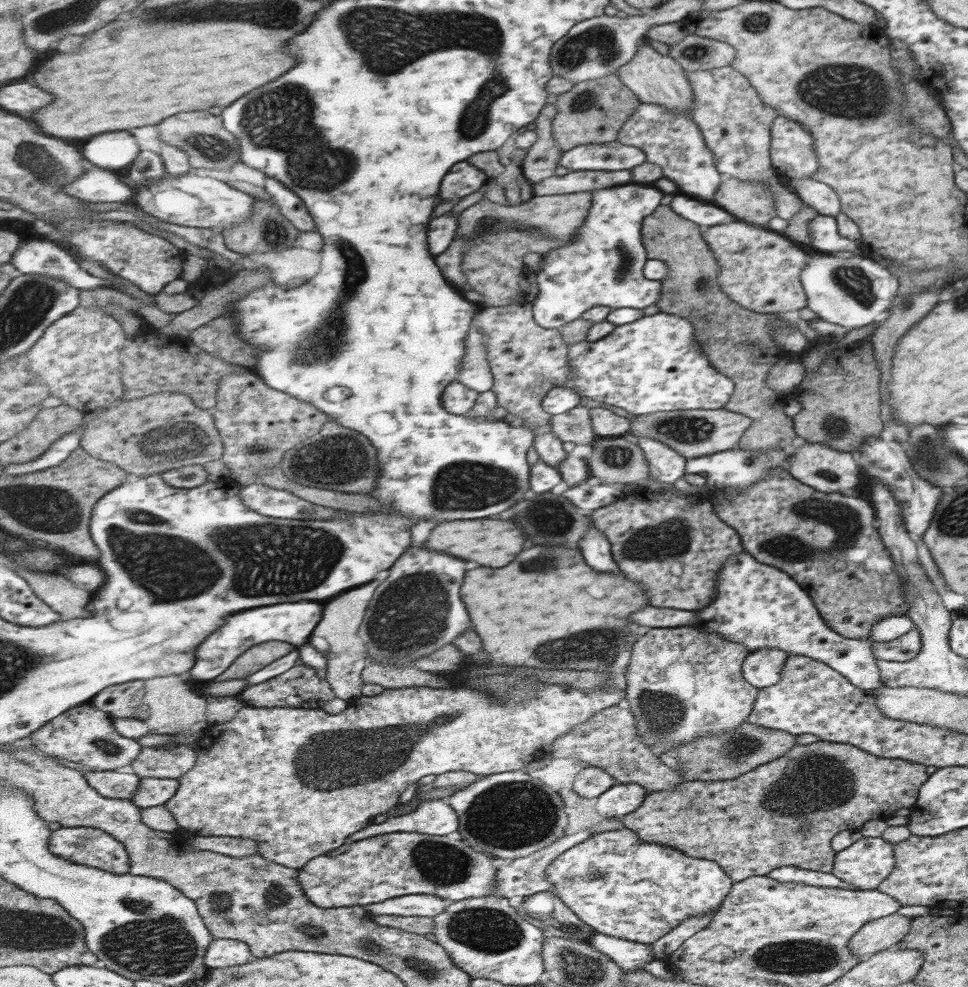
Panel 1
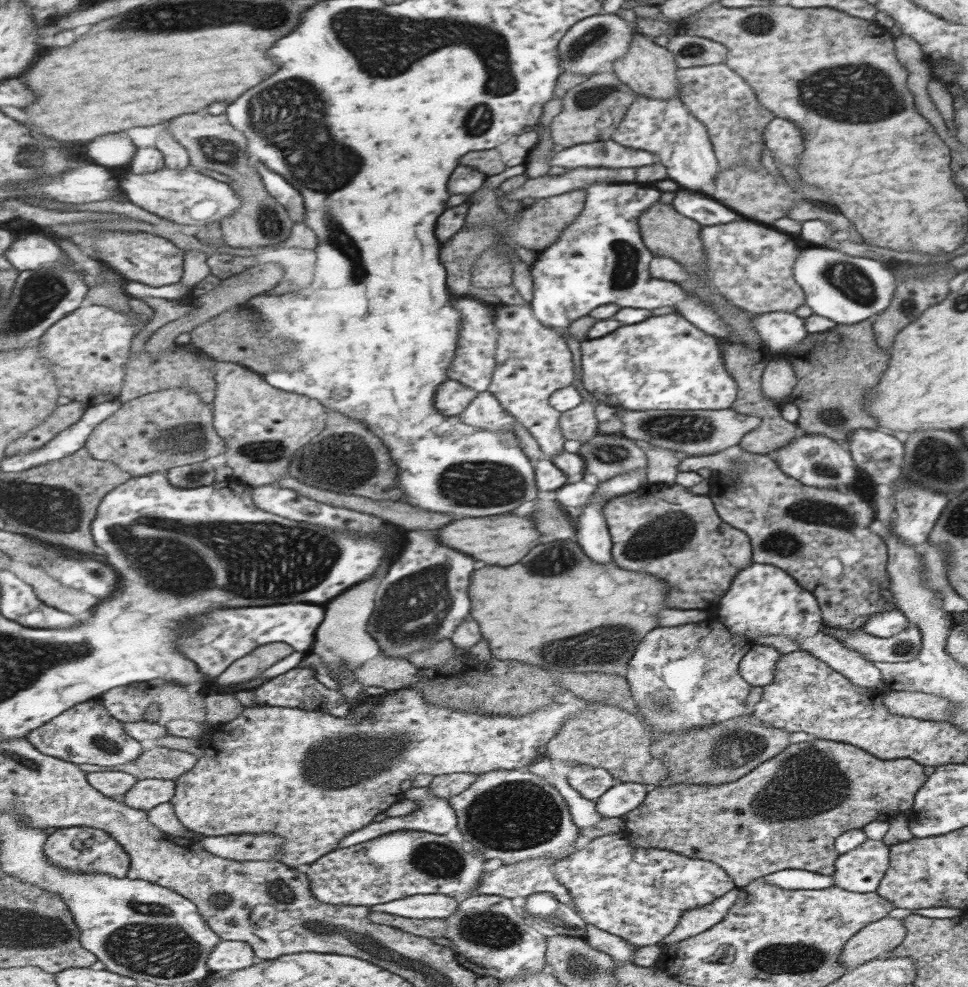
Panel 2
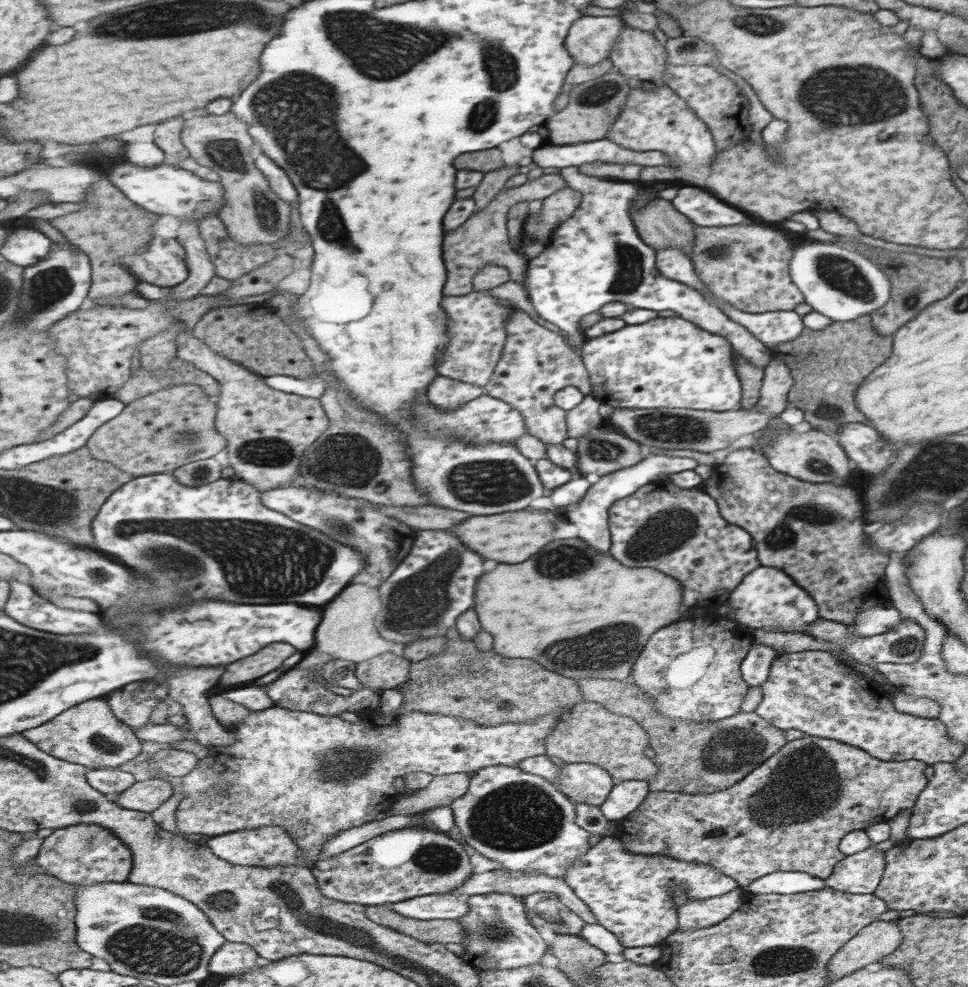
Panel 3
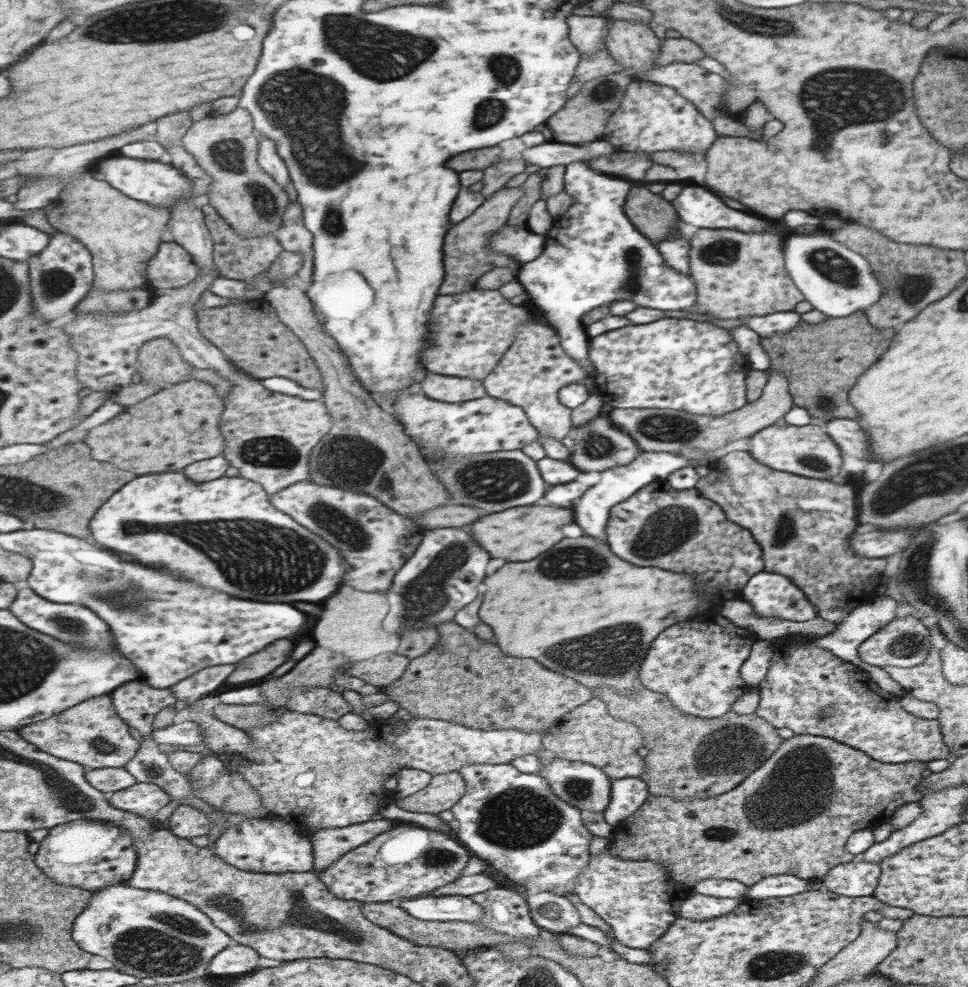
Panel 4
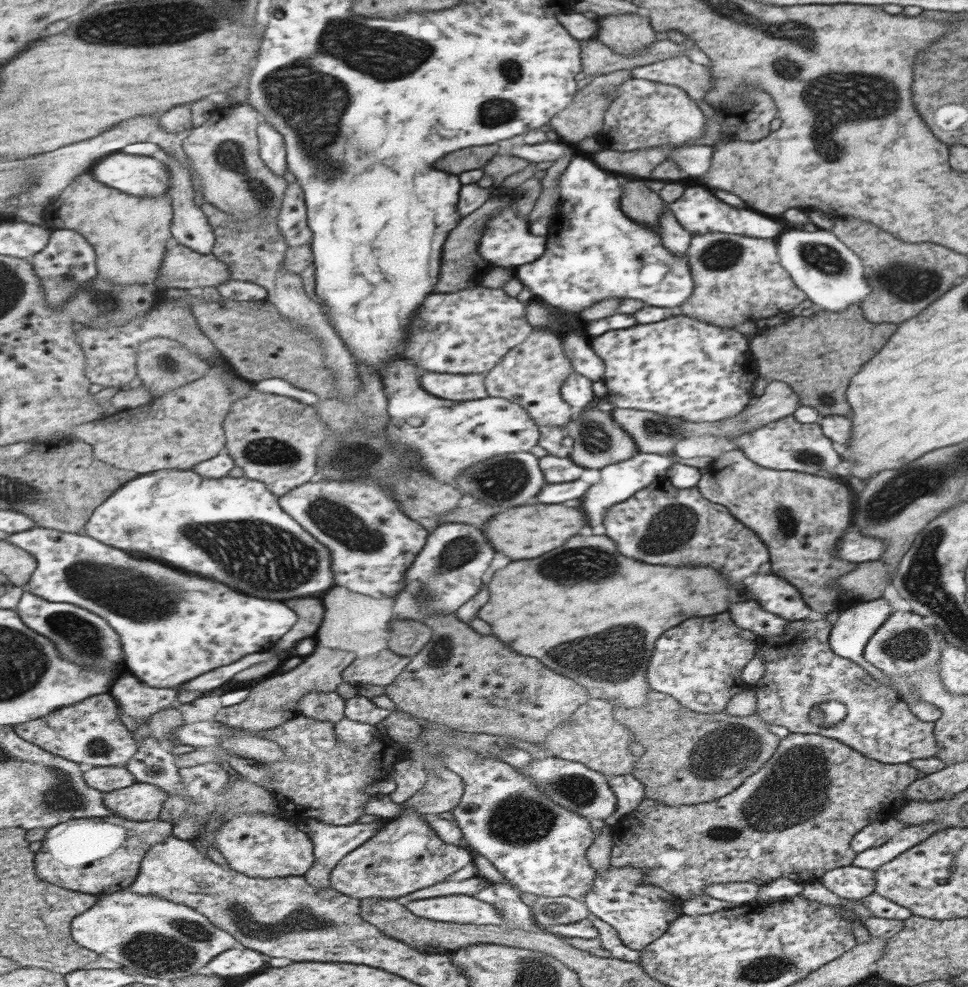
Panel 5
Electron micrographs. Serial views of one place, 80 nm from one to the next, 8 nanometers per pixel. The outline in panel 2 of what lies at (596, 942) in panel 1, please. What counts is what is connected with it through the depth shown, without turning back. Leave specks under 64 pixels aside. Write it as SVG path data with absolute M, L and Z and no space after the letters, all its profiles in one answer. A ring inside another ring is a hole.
M586 924L583 938L595 950L611 955L611 958L619 960L622 964L632 963L632 954L638 949L637 946L627 944L625 939L609 934L592 924Z

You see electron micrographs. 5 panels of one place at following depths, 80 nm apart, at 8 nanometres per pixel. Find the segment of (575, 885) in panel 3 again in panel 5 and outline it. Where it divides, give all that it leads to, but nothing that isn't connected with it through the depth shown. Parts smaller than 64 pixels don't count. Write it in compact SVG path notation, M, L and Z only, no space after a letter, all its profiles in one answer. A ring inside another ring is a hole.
M615 868L595 871L591 889L581 898L589 912L608 924L618 936L623 946L640 951L653 942L669 928L673 921L681 916L681 900L653 885L643 883L642 868ZM731 882L720 883L715 885L707 885L704 894L711 898L723 899L730 902L733 907L743 909L753 904L758 896L759 886L751 884L751 882Z

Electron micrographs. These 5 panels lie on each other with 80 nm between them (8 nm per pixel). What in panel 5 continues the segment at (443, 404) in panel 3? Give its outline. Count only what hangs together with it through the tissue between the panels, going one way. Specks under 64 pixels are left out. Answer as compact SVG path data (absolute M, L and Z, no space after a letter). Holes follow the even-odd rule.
M425 371L420 382L426 391L439 398L468 401L489 396L485 374L443 374Z

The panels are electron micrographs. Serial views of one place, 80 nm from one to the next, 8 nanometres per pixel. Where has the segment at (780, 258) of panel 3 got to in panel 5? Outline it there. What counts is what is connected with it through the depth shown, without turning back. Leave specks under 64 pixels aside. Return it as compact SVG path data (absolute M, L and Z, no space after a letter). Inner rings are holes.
M723 232L693 234L685 256L694 288L689 300L678 306L683 316L732 329L744 321L753 322L786 313L806 299L806 294L794 285L793 279L782 268L774 238Z

